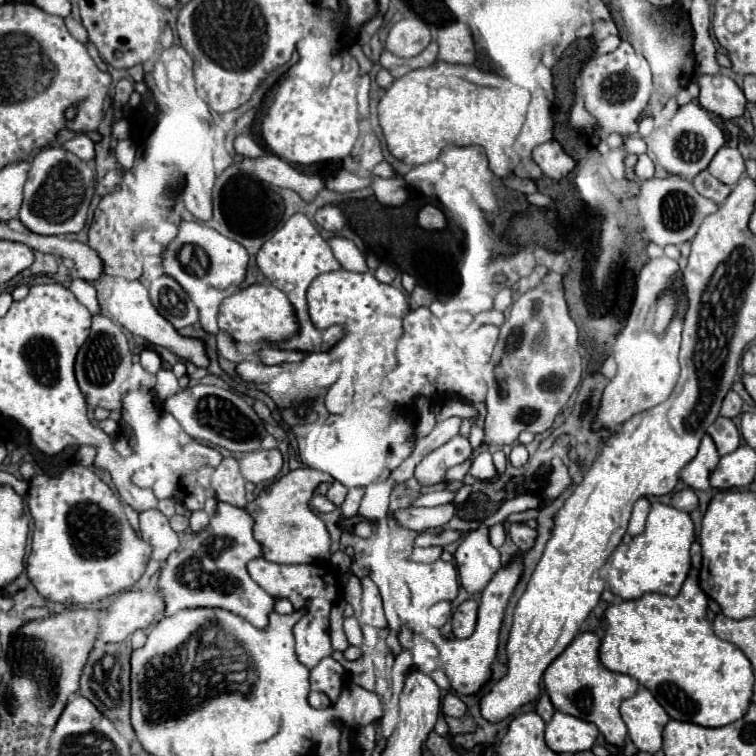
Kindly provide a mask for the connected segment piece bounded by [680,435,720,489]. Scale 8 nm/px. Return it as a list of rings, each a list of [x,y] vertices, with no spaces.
[[[704,437],[698,449],[698,455],[682,469],[682,481],[692,489],[708,489],[710,487],[710,473],[716,469],[720,455],[712,437]]]

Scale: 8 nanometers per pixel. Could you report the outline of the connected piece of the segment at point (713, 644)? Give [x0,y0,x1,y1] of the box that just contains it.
[600,569,754,727]

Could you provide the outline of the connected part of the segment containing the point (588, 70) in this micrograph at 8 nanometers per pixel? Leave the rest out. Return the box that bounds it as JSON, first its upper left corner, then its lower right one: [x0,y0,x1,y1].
[578,41,652,137]

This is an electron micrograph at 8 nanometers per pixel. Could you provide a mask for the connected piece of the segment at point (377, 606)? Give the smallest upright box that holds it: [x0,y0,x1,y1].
[362,577,386,629]

